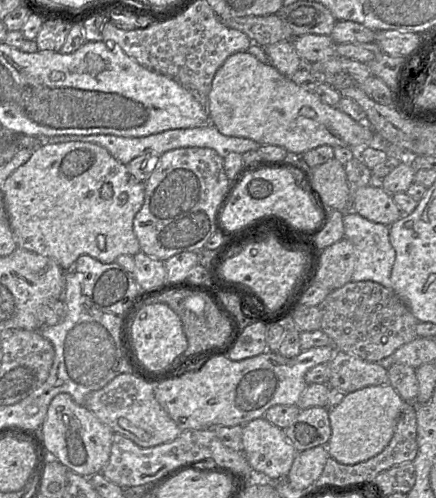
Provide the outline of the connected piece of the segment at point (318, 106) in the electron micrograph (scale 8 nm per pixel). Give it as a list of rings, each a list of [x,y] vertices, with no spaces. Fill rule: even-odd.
[[[248,52],[230,55],[216,71],[205,99],[205,107],[209,123],[223,135],[252,139],[260,145],[276,145],[296,154],[303,154],[321,145],[359,151],[371,144],[380,144],[374,131],[365,122],[356,122],[338,107],[324,103],[315,92],[305,90],[281,74],[271,63],[262,63]]]

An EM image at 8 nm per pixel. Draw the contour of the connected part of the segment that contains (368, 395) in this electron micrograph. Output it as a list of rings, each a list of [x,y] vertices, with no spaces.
[[[388,383],[368,386],[348,393],[334,408],[329,409],[331,437],[327,443],[330,457],[341,464],[354,465],[382,452],[391,441],[404,400]]]

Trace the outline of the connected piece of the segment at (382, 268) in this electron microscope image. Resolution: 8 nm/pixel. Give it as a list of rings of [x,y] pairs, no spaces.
[[[352,210],[344,213],[343,225],[344,237],[352,242],[356,253],[356,266],[351,281],[373,281],[392,288],[390,276],[395,262],[395,250],[389,240],[389,226],[372,222]]]

